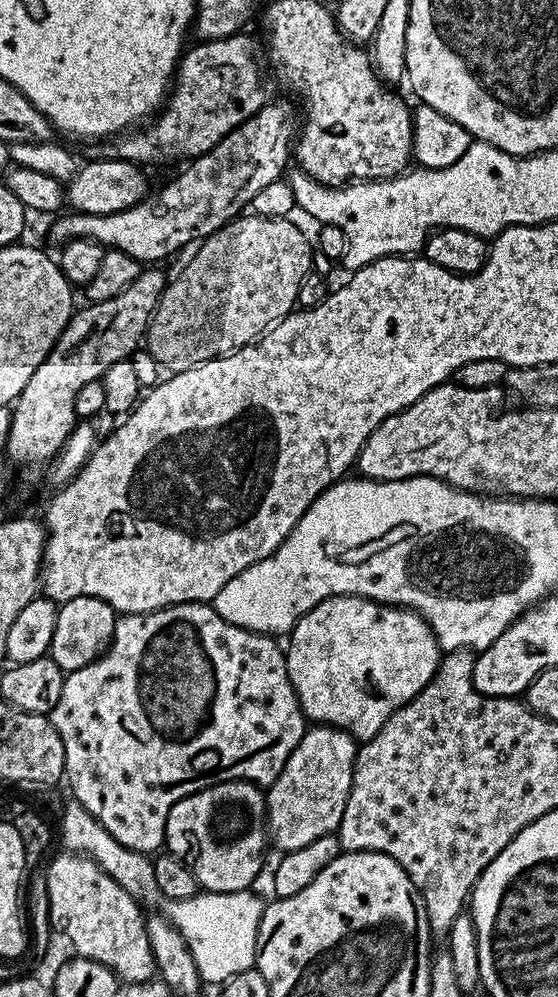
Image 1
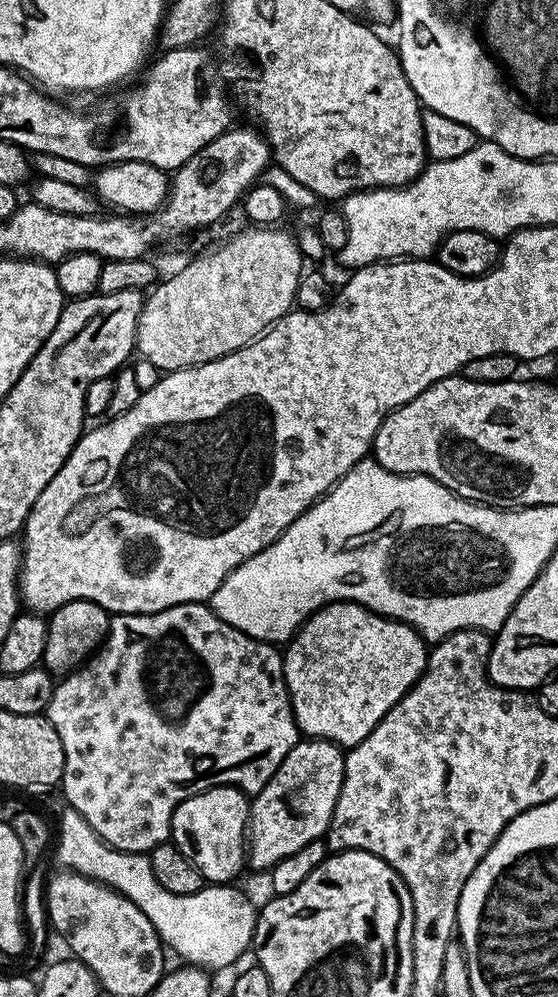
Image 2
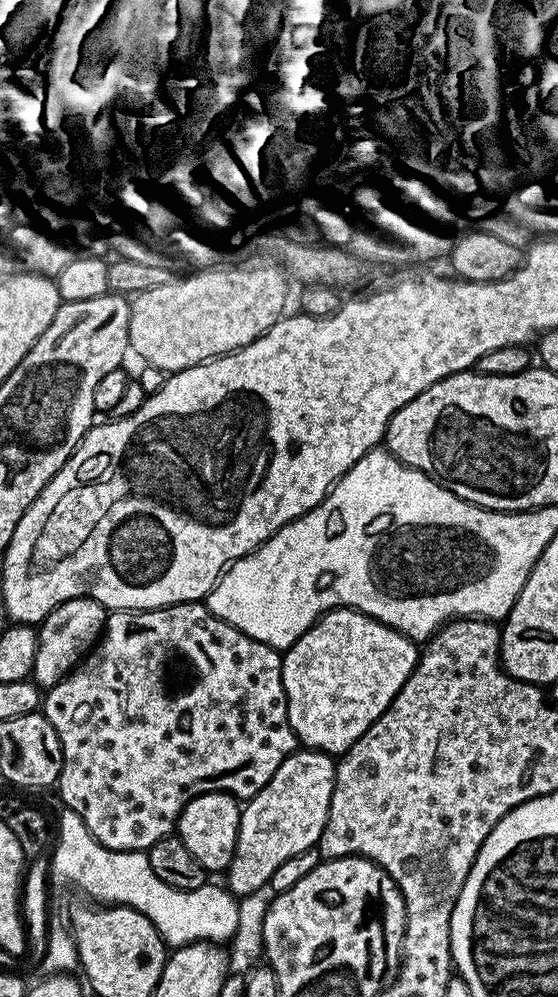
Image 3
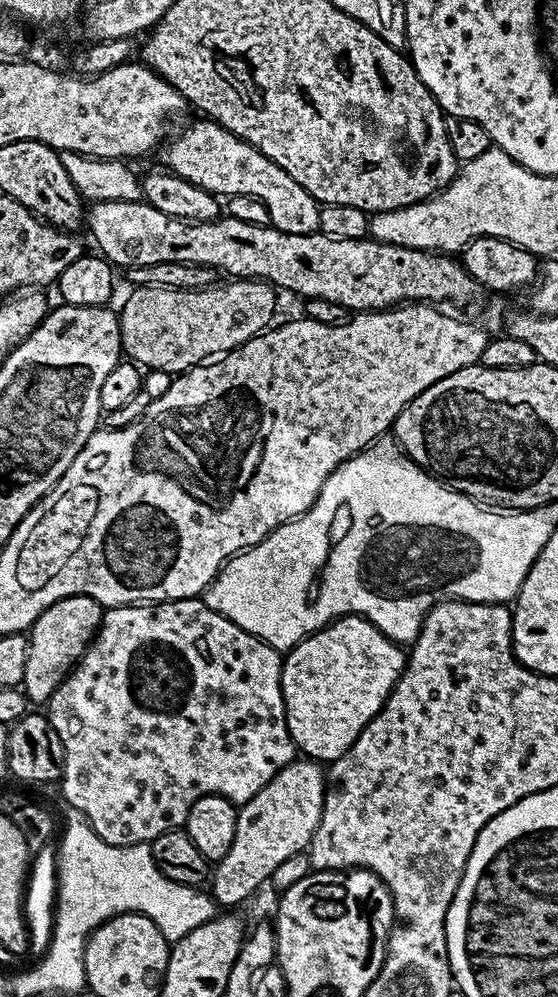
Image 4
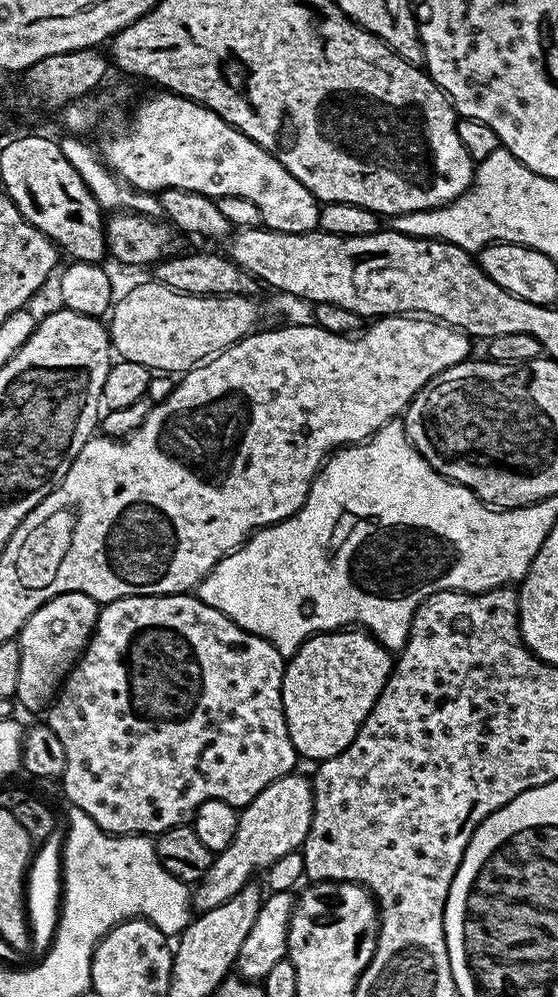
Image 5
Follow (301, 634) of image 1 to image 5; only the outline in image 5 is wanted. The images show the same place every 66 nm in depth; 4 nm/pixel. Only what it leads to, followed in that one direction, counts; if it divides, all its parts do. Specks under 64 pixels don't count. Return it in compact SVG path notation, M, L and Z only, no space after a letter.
M364 630L321 632L300 645L284 669L282 706L297 757L311 762L334 758L358 734L392 673L393 653Z

